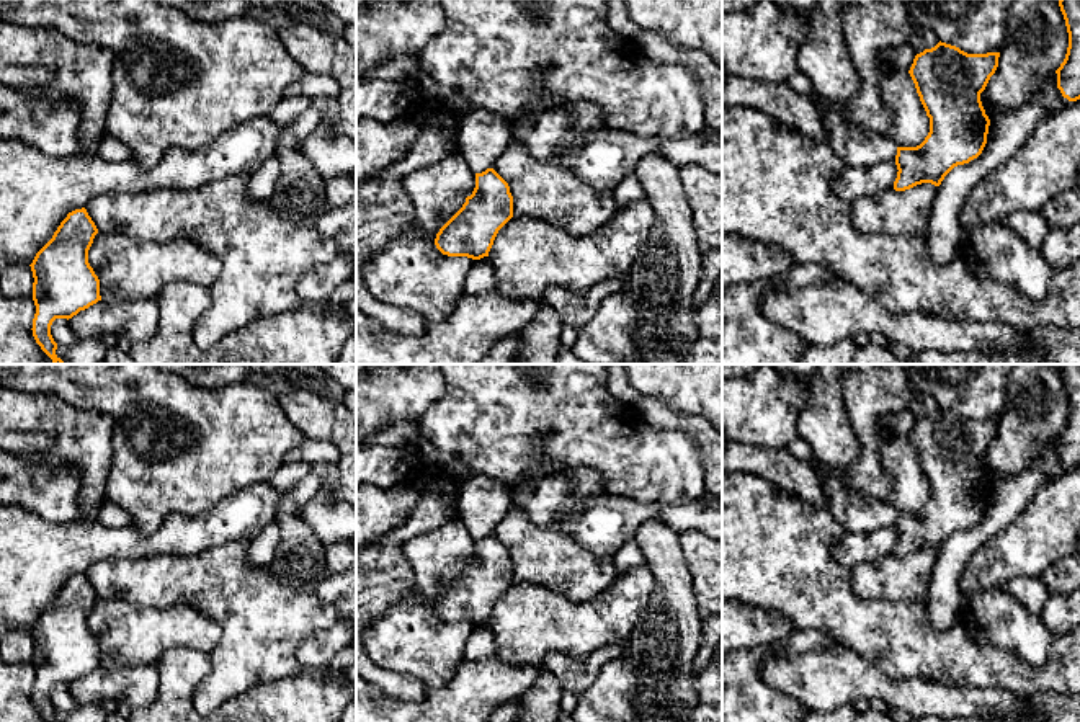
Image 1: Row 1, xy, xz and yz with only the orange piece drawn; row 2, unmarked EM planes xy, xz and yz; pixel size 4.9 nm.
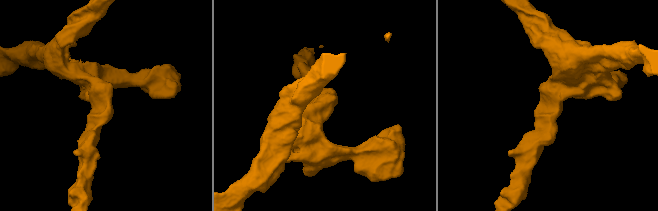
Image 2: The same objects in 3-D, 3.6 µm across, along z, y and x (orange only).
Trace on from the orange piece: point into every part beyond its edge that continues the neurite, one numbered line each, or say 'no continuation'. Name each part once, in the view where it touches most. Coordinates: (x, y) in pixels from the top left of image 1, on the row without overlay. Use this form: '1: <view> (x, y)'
no continuation

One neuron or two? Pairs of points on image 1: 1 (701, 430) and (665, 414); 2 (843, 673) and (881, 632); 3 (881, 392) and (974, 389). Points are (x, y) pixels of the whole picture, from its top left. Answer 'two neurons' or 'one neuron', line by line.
1: one neuron
2: two neurons
3: two neurons

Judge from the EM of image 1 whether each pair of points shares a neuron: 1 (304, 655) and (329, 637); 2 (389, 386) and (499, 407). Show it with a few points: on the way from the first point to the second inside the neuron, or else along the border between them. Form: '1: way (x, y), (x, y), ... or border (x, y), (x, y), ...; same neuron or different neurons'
1: way (311, 655), (322, 644); same neuron
2: border (445, 381), (445, 391), (419, 422); different neurons

